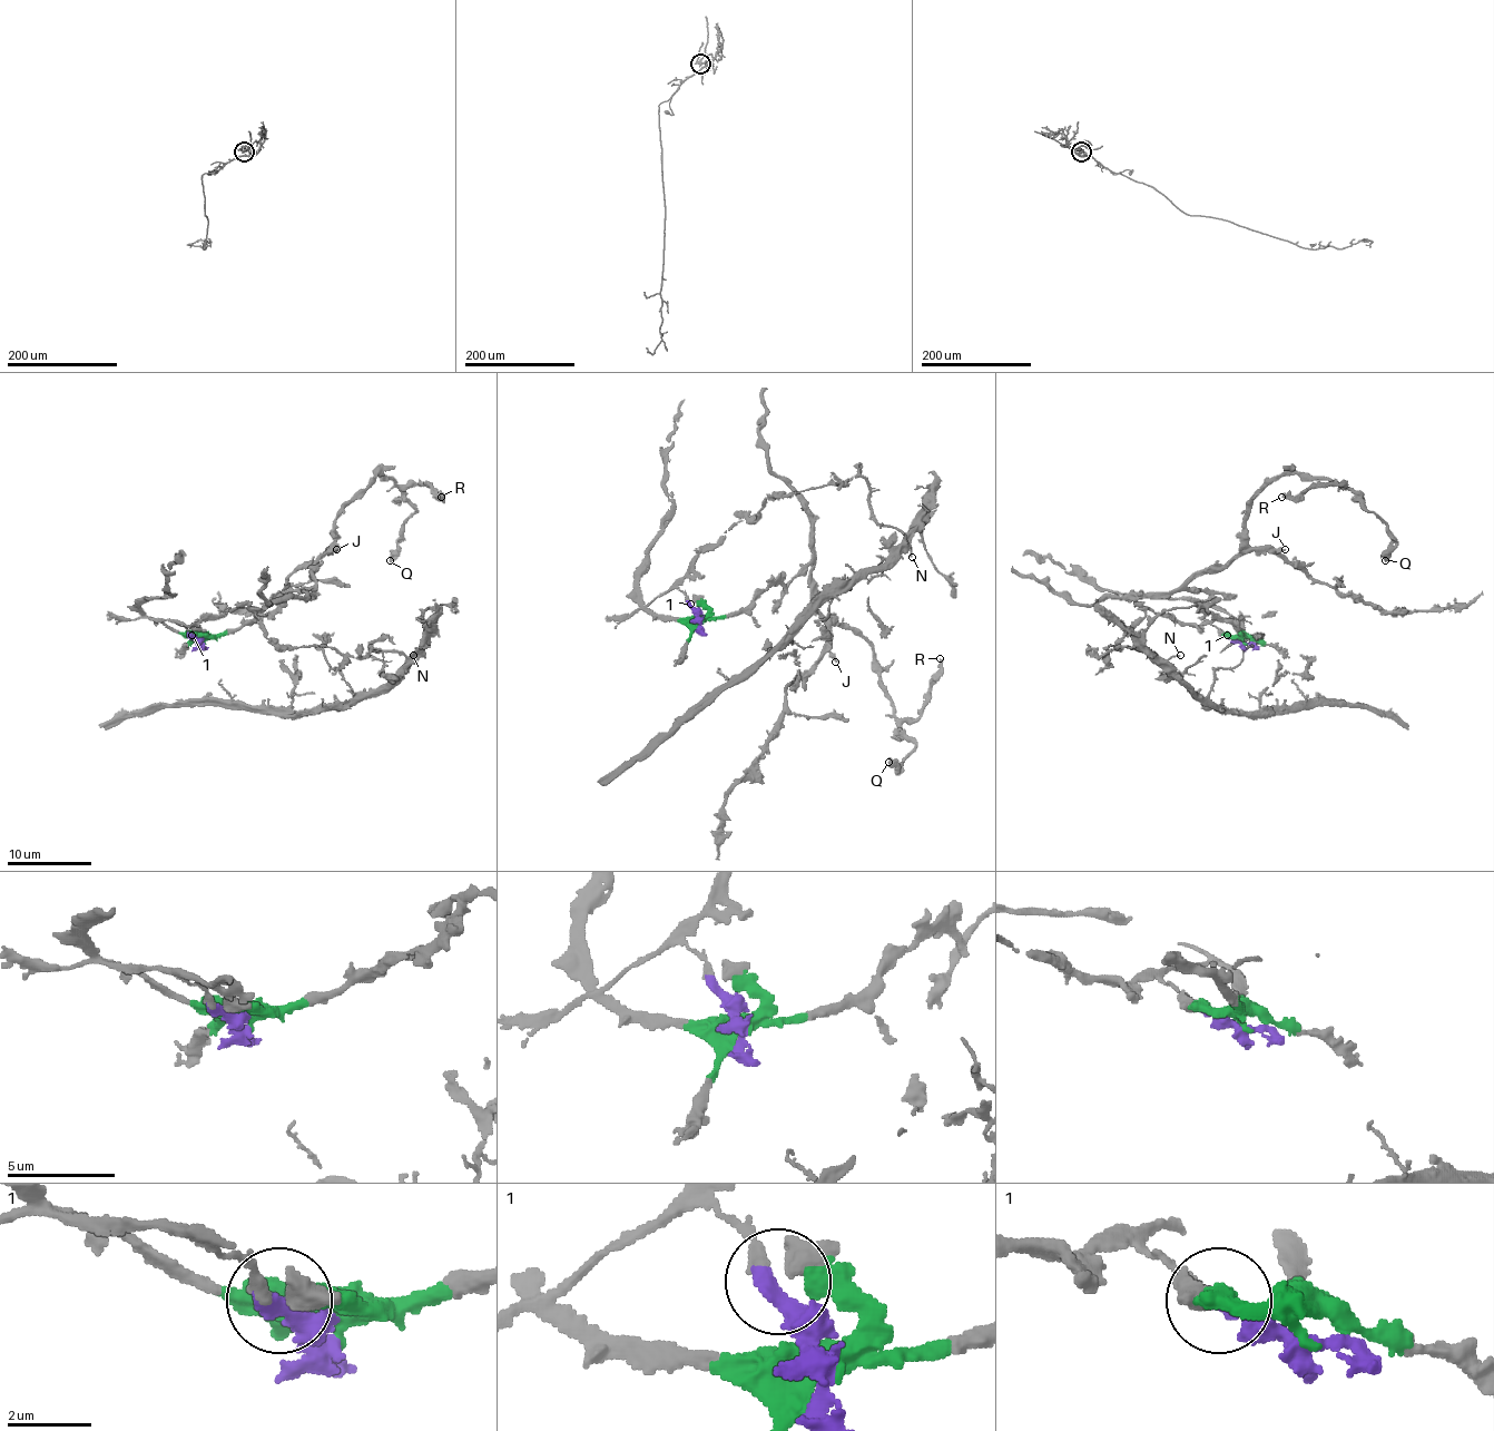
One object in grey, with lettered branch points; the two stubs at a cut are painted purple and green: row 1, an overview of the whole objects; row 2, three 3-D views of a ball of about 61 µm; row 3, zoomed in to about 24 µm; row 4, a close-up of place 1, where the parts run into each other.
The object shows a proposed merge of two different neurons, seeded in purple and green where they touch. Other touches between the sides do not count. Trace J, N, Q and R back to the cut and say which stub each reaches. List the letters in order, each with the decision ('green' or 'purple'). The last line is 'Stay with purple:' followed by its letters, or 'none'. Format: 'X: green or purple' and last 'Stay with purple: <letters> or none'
J: green
N: purple
Q: green
R: green
Stay with purple: N

